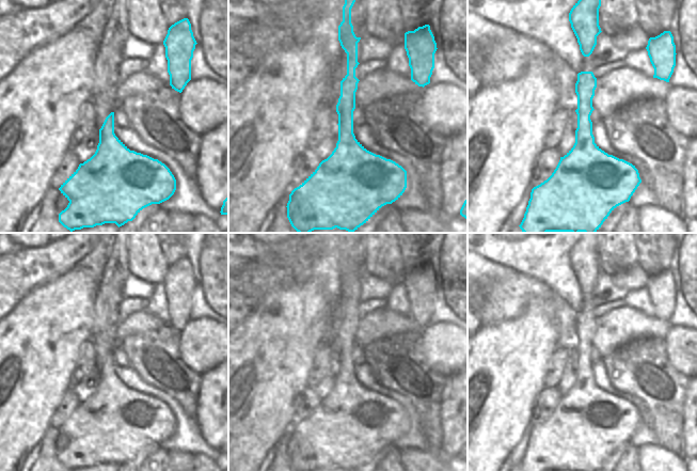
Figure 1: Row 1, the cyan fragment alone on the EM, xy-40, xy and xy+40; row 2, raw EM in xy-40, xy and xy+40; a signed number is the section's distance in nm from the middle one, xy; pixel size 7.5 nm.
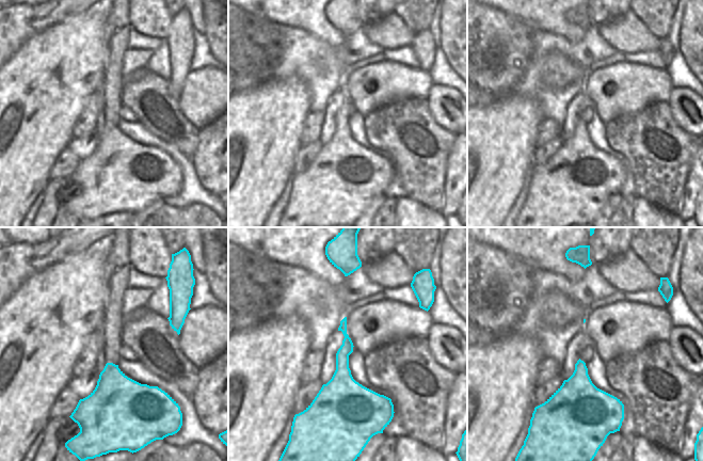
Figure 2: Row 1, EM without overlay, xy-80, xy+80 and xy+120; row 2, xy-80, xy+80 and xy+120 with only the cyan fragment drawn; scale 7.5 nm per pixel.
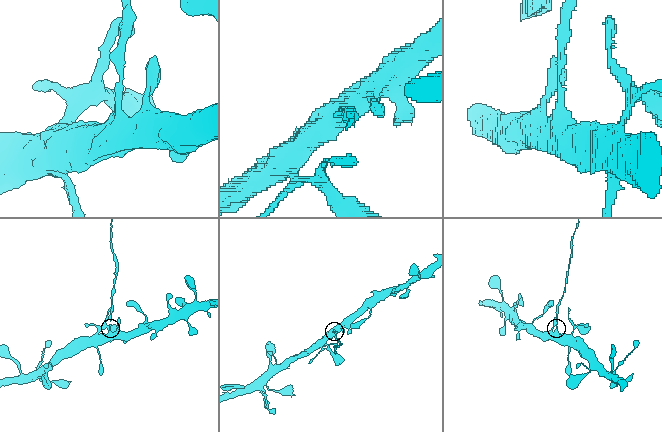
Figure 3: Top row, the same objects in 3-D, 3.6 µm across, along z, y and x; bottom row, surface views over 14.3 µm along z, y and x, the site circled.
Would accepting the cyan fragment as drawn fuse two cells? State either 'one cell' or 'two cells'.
two cells

